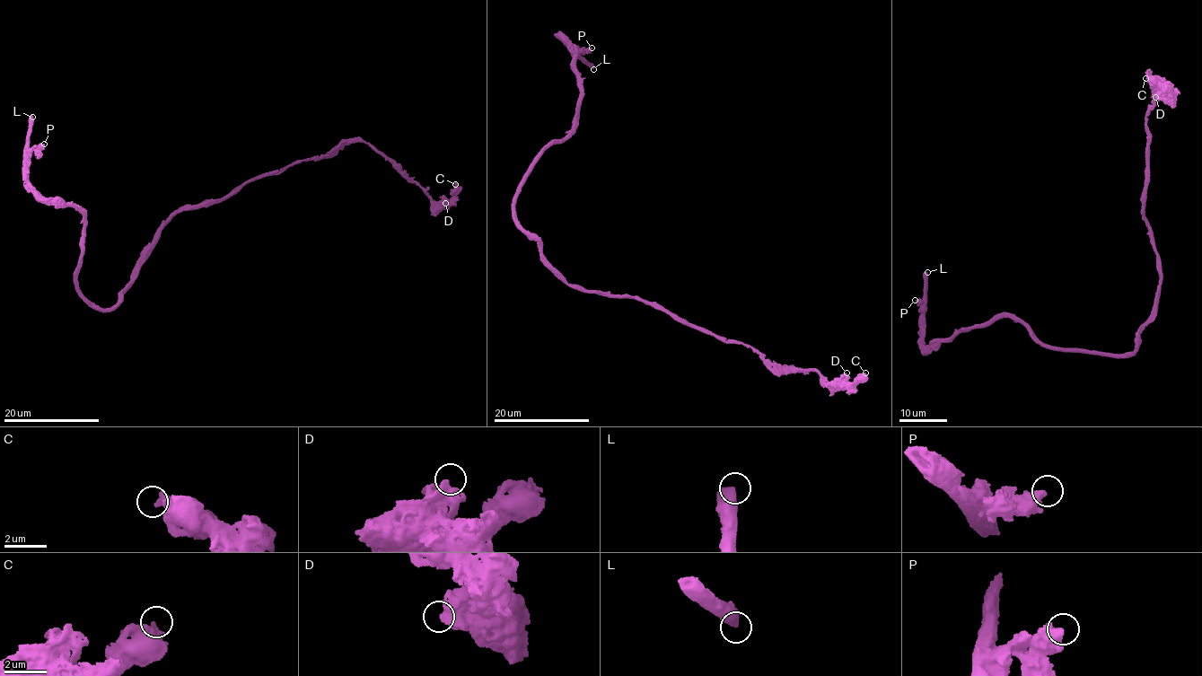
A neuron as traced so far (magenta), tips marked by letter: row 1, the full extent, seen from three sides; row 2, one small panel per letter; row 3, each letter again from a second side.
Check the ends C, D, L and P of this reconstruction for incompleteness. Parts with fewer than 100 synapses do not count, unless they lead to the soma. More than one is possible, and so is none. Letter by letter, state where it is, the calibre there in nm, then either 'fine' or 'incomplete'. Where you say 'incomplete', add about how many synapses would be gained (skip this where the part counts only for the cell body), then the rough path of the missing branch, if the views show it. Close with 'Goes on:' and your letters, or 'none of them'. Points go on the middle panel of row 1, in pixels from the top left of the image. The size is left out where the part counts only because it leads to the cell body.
C: place (865, 373); calibre 360 nm; fine
D: place (846, 373); calibre 480 nm; fine
L: place (593, 69); calibre 600 nm; fine
P: place (592, 48); calibre 480 nm; fine
Goes on: none of them

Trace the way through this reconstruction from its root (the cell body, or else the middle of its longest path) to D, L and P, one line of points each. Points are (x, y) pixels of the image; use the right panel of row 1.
D: (1160, 287), (1140, 199), (1152, 101), (1153, 80), (1145, 72), (1173, 90), (1155, 97)
L: (1160, 287), (1136, 348), (1127, 355), (1050, 349), (1008, 316), (951, 335), (929, 348), (922, 343), (927, 272)
P: (1160, 287), (1136, 348), (1118, 355), (1050, 349), (1008, 316), (929, 348), (922, 343), (923, 315), (915, 300)

